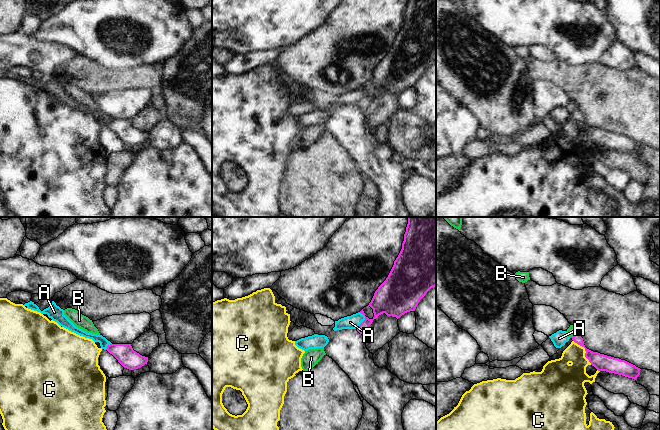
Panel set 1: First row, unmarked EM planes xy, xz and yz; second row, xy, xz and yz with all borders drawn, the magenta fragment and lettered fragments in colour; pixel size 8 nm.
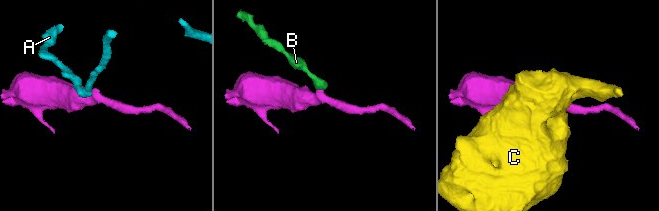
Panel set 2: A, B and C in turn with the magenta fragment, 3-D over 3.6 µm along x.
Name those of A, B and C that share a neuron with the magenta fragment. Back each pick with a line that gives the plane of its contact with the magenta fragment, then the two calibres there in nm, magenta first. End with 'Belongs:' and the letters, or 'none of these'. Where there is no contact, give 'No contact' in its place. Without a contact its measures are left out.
Belongs: none of these.

